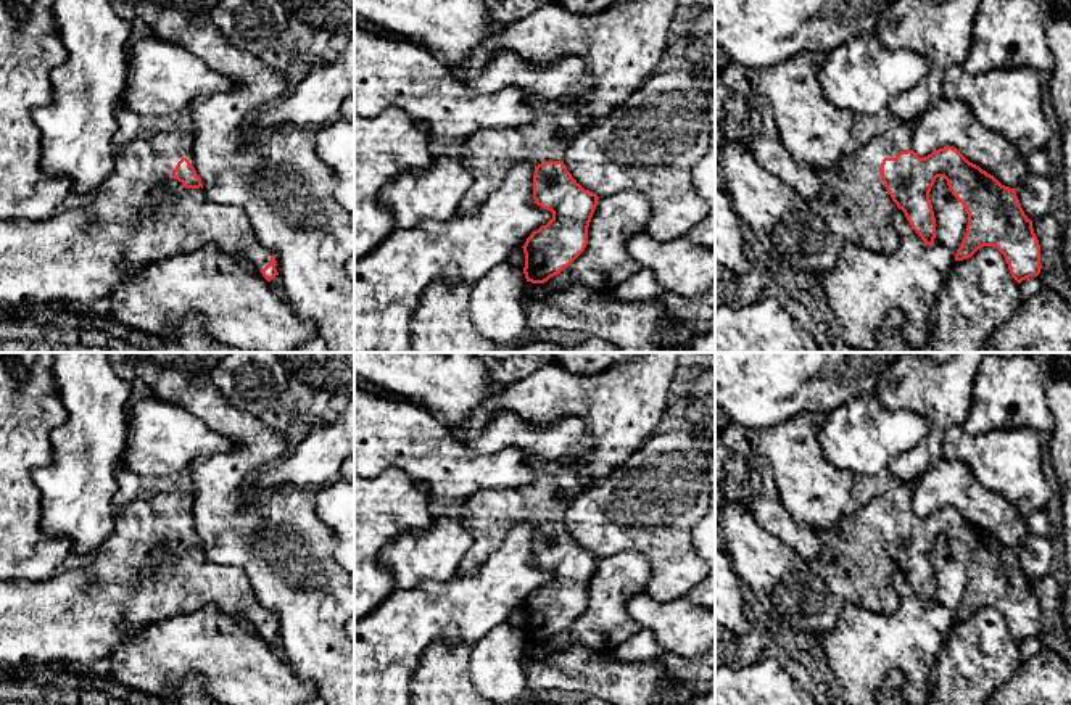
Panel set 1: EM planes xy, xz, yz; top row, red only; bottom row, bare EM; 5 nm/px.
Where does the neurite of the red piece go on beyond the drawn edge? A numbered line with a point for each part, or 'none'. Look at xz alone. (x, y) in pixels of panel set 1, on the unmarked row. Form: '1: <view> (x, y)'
1: xz (622, 404)

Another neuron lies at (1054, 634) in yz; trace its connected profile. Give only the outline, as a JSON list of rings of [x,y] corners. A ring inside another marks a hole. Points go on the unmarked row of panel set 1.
[[[1048,575],[1032,581],[1034,594],[1040,605],[1040,641],[1044,647],[1053,650],[1058,657],[1071,662],[1071,637],[1063,613],[1065,594],[1055,576]]]

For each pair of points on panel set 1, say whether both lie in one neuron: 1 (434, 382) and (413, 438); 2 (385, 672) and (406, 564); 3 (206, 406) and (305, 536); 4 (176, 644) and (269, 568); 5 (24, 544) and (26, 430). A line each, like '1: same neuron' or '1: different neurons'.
1: different neurons
2: different neurons
3: same neuron
4: different neurons
5: same neuron

